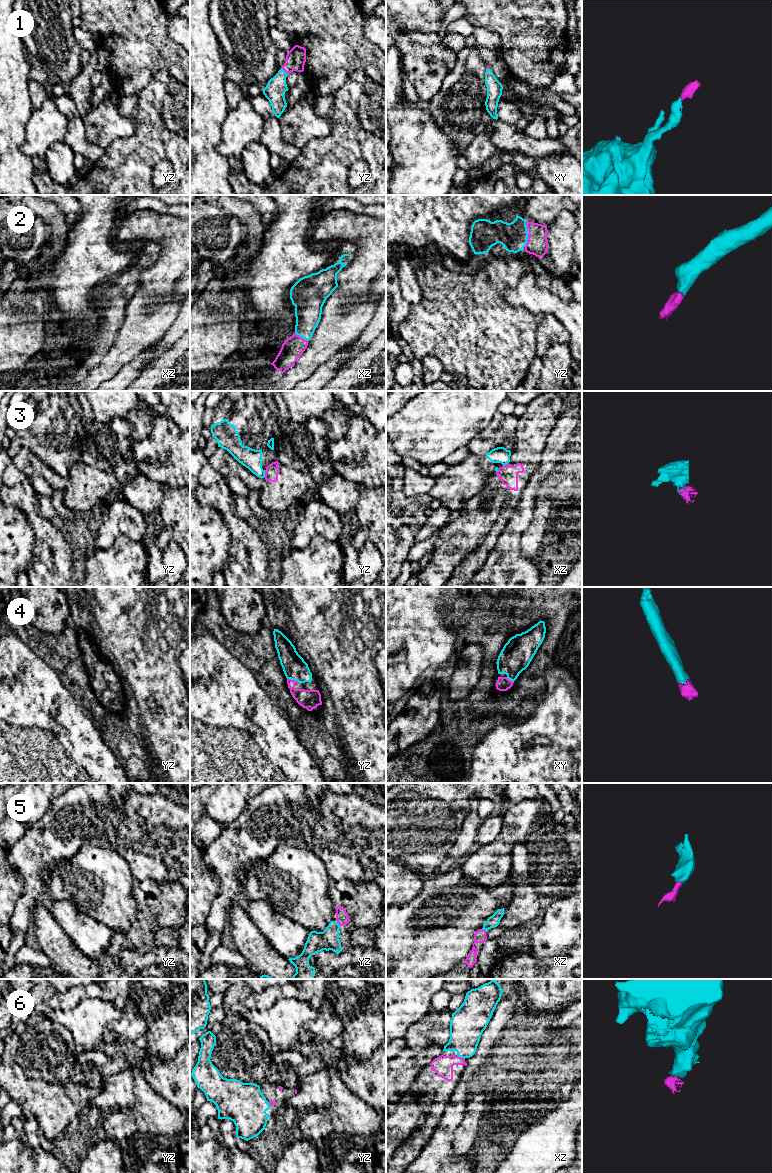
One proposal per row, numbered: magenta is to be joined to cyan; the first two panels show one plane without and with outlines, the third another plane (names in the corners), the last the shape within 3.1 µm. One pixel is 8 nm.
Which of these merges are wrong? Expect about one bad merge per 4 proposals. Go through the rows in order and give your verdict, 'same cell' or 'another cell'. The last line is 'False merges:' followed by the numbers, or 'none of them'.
1: same cell
2: same cell
3: another cell
4: same cell
5: same cell
6: same cell
False merges: 3

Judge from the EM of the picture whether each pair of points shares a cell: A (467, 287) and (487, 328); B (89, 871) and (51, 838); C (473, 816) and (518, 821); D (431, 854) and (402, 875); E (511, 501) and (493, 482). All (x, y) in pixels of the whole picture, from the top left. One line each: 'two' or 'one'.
A: one
B: two
C: two
D: two
E: one

